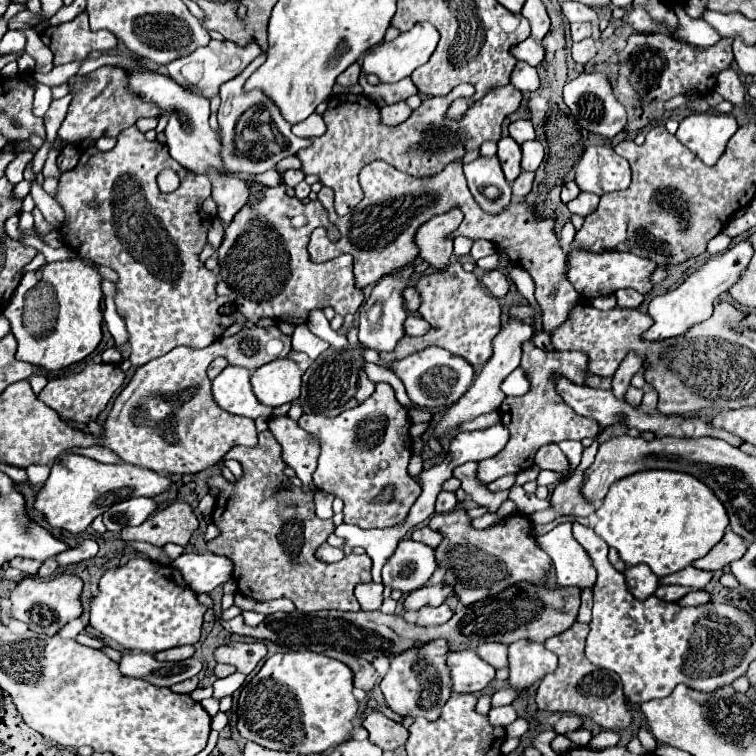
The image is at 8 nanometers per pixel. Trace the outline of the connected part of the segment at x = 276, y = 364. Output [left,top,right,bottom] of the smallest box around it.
[250,359,300,407]

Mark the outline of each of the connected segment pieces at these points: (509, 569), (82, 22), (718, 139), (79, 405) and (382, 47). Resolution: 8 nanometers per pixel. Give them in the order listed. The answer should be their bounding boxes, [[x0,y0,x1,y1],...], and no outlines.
[[404,507,552,611],[46,11,116,65],[676,113,738,165],[38,363,124,423],[362,23,438,83]]

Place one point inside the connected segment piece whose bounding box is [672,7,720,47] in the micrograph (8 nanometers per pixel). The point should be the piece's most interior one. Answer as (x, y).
(695, 31)

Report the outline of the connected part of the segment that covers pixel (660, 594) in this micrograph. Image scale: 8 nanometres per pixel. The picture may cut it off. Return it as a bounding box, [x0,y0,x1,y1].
[654,585,692,601]

